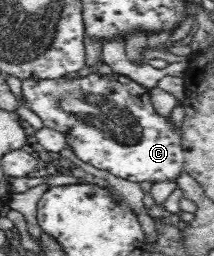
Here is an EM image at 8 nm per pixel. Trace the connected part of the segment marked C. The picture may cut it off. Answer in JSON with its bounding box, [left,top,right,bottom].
[22,72,185,185]

